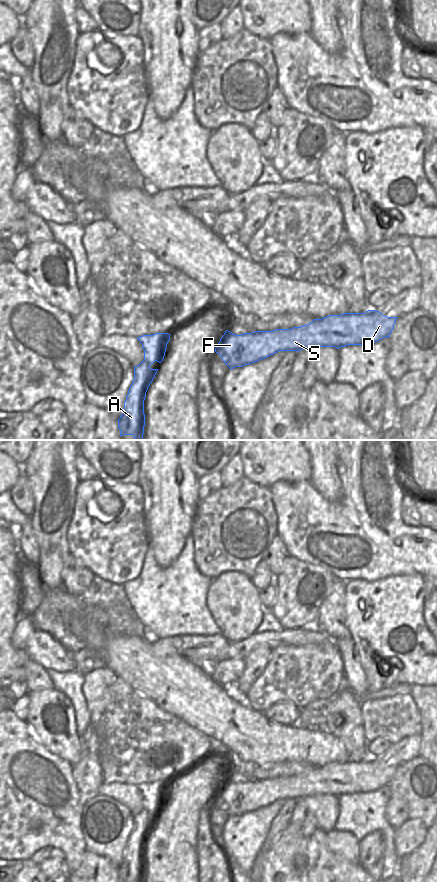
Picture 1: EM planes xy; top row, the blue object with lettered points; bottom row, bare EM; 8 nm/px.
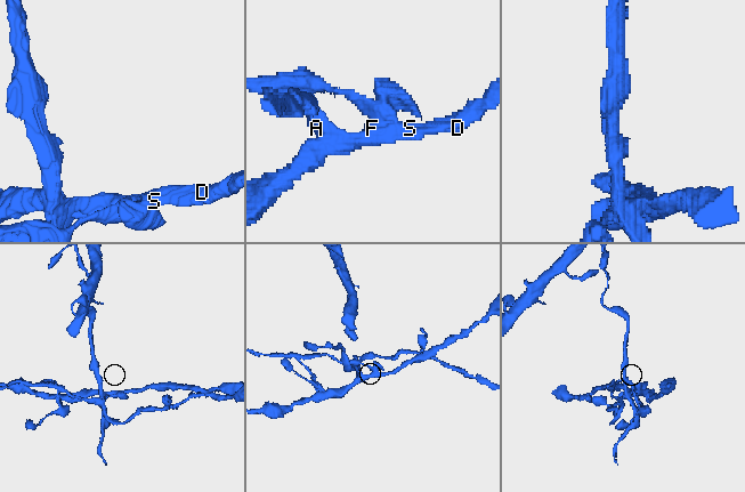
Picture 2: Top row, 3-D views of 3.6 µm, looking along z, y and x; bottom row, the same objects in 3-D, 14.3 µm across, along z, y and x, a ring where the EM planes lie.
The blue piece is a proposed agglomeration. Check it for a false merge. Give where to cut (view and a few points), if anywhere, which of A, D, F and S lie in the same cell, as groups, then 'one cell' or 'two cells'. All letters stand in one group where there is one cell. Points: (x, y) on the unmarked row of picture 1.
xy (159, 781), (158, 788), (165, 797) | A / D F S | two cells

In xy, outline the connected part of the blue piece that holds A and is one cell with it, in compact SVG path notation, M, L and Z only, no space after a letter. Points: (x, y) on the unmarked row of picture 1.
M160 781L137 785L144 798L144 808L134 815L134 828L128 838L122 862L118 867L120 882L144 882L144 848L148 835L158 817L151 817L155 810L161 811L166 797L158 788Z

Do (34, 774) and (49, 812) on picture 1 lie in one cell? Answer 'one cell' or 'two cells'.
one cell

